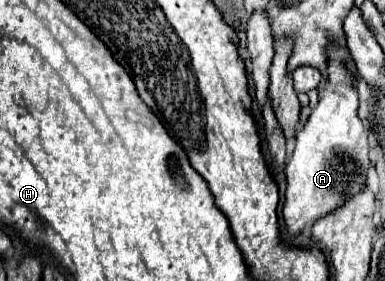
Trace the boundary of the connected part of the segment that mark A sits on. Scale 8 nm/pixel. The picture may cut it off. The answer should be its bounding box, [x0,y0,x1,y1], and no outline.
[283,46,369,234]

